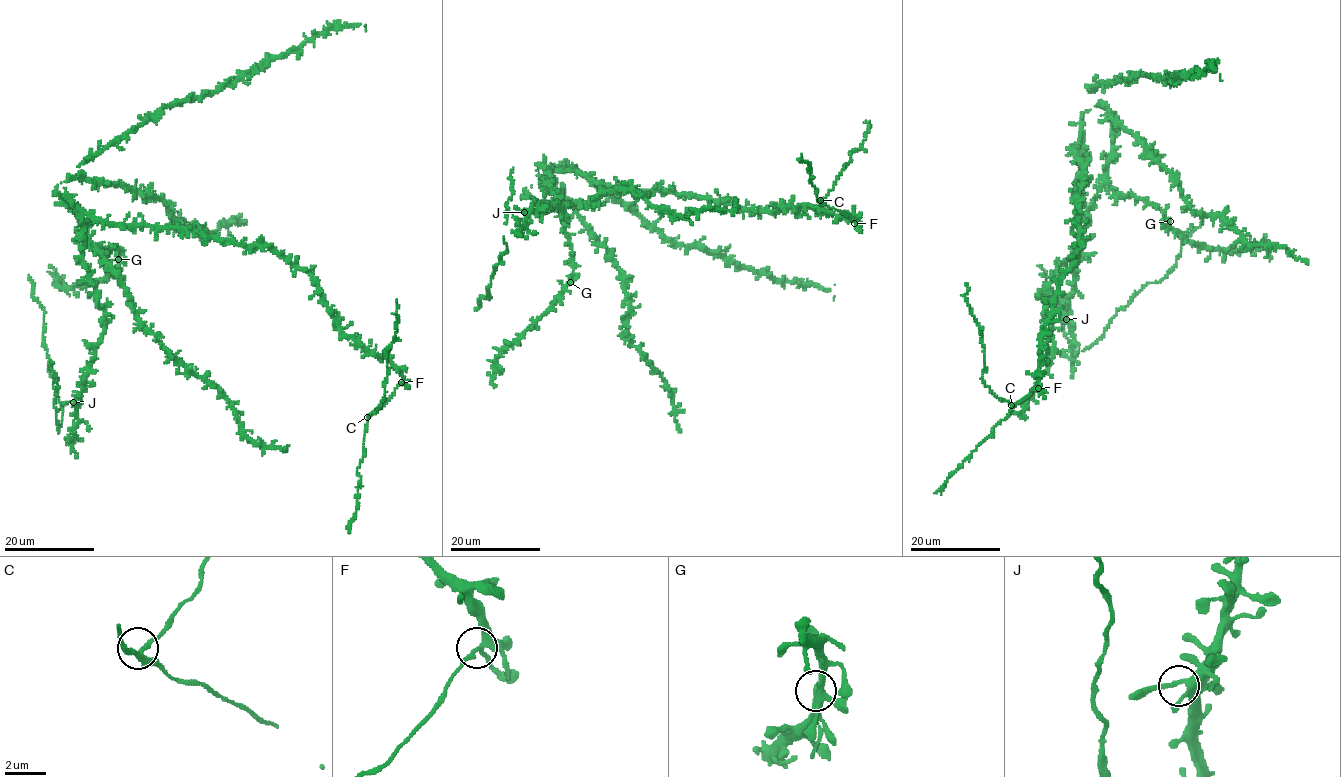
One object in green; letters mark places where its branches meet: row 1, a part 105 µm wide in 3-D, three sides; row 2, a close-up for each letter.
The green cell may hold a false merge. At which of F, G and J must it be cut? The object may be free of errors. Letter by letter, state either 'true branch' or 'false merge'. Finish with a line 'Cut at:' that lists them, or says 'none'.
F: false merge
G: true branch
J: true branch
Cut at: F

